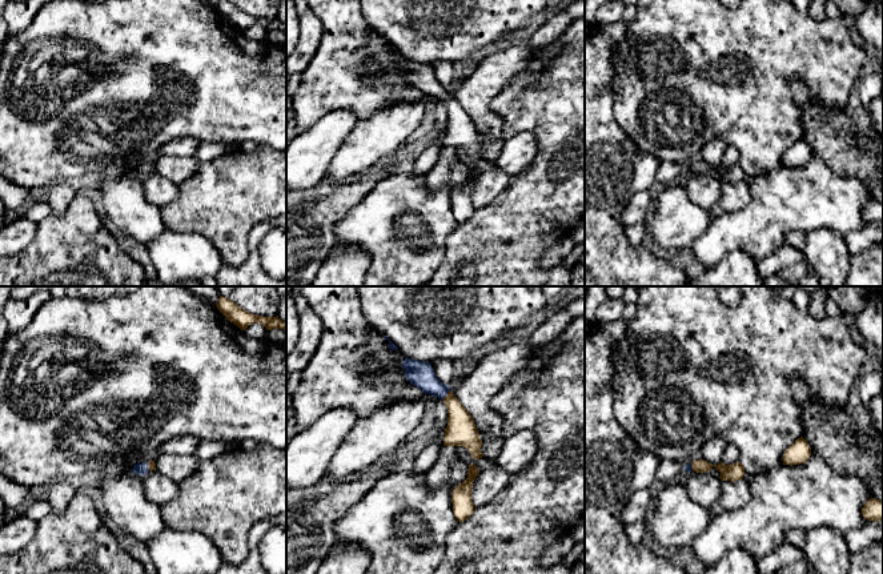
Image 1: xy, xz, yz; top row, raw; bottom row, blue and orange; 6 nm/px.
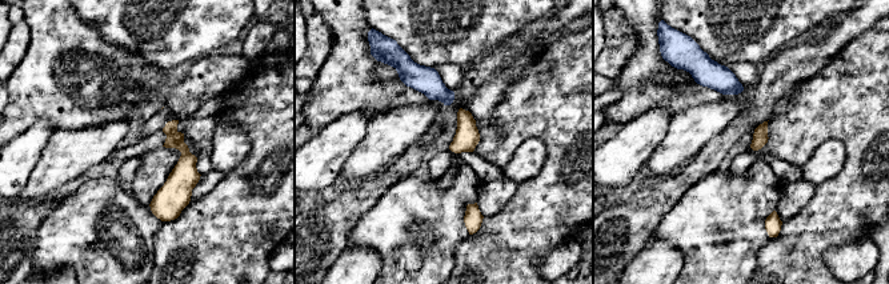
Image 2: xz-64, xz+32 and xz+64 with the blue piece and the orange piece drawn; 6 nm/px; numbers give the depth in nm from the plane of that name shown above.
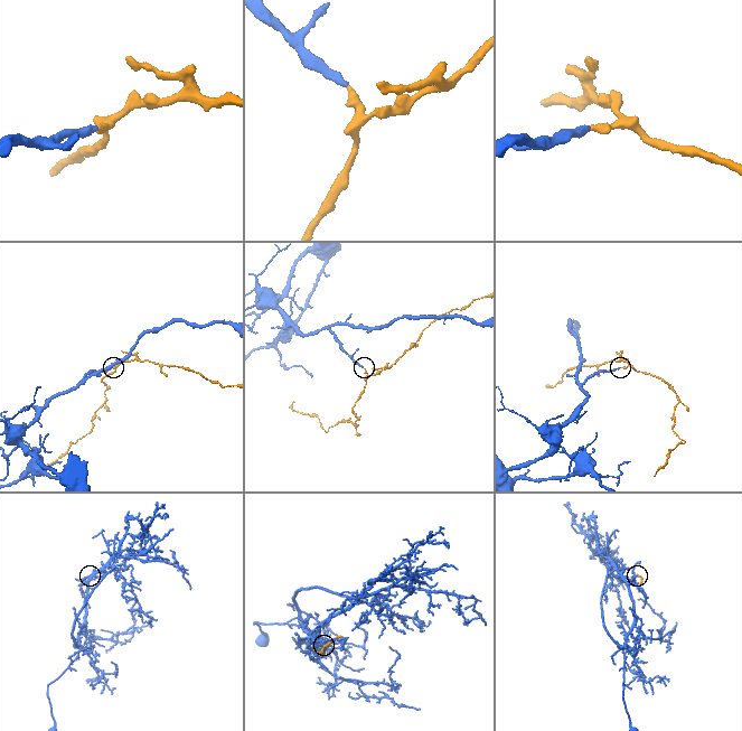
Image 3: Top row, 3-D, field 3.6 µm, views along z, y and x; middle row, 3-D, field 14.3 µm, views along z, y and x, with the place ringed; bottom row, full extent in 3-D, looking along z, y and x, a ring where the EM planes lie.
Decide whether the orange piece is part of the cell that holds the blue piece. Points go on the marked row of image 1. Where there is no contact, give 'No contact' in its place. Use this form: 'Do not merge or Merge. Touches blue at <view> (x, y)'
Merge. Touches blue at xz (446, 394)

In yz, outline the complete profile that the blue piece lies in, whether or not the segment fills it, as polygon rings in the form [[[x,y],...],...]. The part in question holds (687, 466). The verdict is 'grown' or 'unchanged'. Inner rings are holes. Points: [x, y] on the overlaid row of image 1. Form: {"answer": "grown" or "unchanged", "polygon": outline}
{"answer": "grown", "polygon": [[[705,459],[693,461],[685,465],[685,470],[687,471],[697,471],[697,473],[706,473],[710,471],[711,467],[715,467],[721,473],[722,481],[739,481],[744,475],[744,466],[740,462],[735,462],[734,465],[726,465],[723,462],[718,465],[711,465]]]}

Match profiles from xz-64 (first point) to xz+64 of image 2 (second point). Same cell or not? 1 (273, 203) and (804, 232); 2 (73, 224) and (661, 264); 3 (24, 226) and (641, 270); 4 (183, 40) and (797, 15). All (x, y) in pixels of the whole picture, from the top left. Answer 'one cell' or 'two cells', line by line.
1: one cell
2: two cells
3: two cells
4: one cell

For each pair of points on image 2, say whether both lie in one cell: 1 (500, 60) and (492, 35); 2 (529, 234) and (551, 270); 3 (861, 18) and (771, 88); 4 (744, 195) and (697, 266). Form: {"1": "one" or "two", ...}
{"1": "two", "2": "two", "3": "one", "4": "one"}

